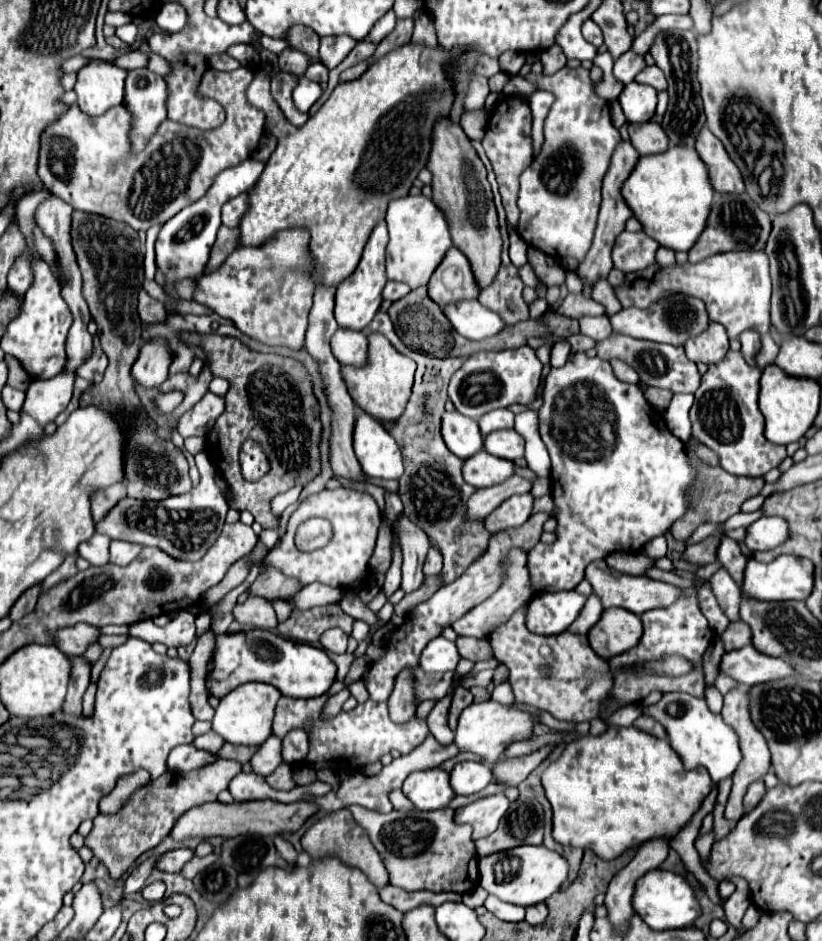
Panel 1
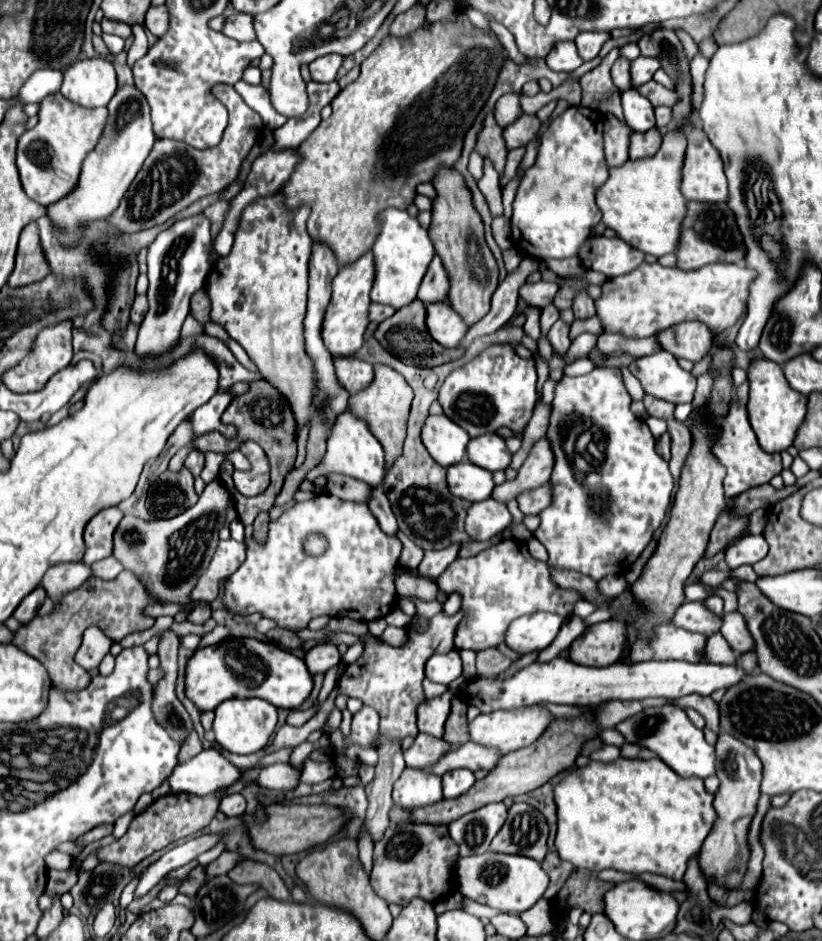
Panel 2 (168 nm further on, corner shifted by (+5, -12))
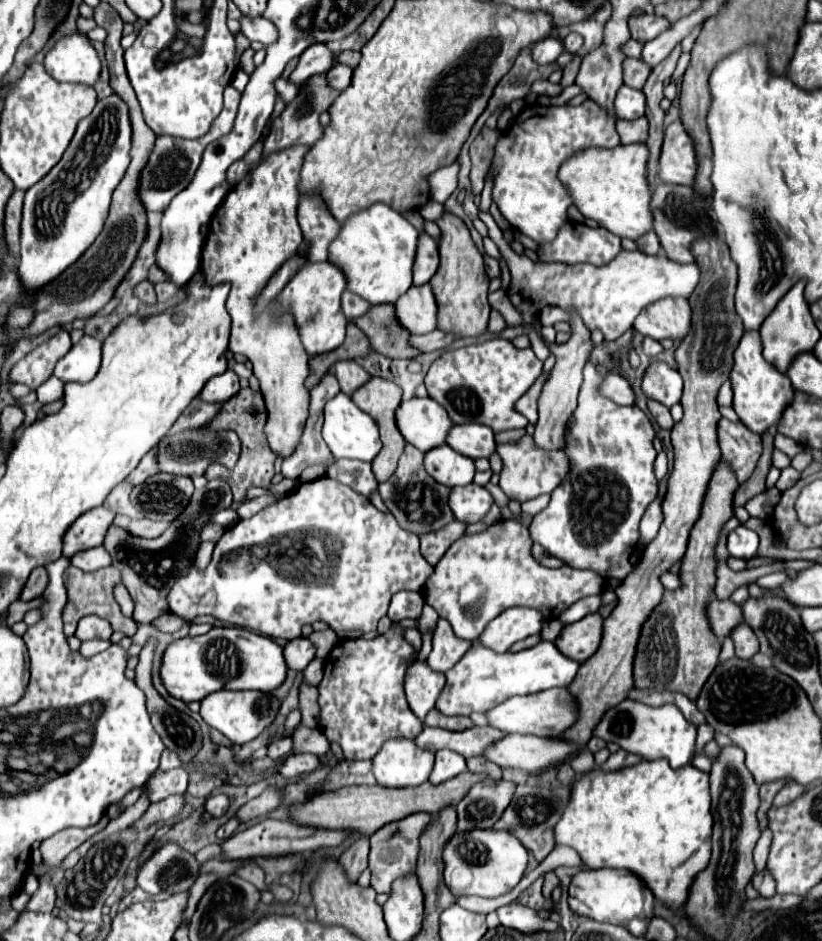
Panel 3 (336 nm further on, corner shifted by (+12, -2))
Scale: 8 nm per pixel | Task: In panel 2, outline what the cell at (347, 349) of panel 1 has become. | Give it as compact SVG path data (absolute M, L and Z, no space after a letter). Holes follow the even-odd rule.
M336 357L334 367L336 367L336 377L338 377L340 385L348 393L366 389L370 385L370 381L374 379L372 365L364 363L358 357Z

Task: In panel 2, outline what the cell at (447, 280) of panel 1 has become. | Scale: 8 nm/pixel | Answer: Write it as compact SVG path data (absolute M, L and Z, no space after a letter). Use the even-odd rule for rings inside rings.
M436 255L428 267L428 273L424 275L424 281L418 291L418 299L426 305L440 303L440 301L448 299L448 291L450 291L450 279L446 275L446 269L444 269L440 257Z

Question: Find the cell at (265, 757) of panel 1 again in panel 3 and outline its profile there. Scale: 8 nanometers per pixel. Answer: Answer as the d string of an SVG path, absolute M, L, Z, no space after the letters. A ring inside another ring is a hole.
M301 753L301 755L293 755L285 761L285 765L281 767L281 773L285 777L301 777L305 773L311 773L315 771L317 767L321 765L319 757L317 755L311 755L311 753Z

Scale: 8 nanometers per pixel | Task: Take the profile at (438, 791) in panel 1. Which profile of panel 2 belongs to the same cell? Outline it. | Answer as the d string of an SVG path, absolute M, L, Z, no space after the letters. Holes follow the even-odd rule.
M404 769L400 779L394 783L392 799L396 805L406 809L428 807L432 803L442 801L442 779L420 771L420 769Z

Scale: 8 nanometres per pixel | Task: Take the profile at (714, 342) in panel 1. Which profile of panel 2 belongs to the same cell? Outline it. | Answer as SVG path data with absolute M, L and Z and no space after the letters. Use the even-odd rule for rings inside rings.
M684 321L664 331L658 331L658 335L662 349L678 359L688 359L696 363L712 351L714 335L712 331L708 331L708 327L704 327L704 323Z

